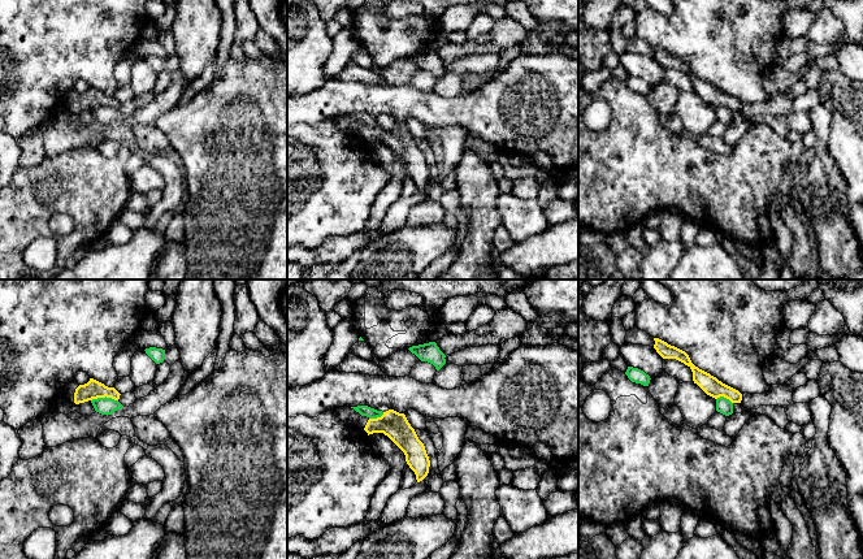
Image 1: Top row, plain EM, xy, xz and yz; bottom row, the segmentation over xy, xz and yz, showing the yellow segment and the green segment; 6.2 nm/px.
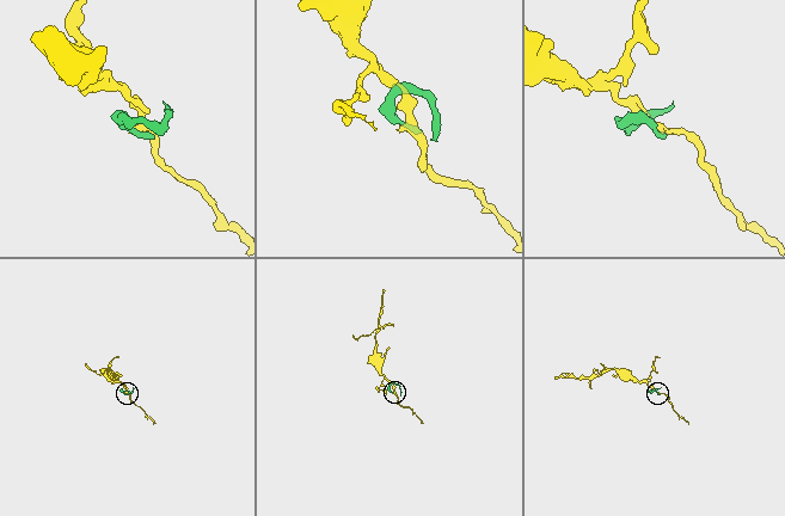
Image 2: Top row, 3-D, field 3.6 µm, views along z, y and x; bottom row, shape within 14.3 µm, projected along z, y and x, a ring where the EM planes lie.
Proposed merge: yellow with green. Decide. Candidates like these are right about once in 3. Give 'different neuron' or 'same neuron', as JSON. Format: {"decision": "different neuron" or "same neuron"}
{"decision": "different neuron"}

